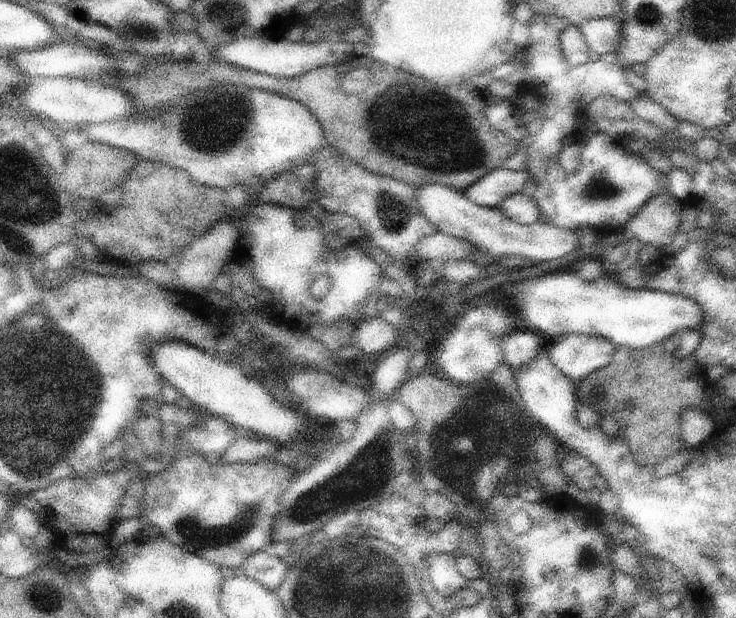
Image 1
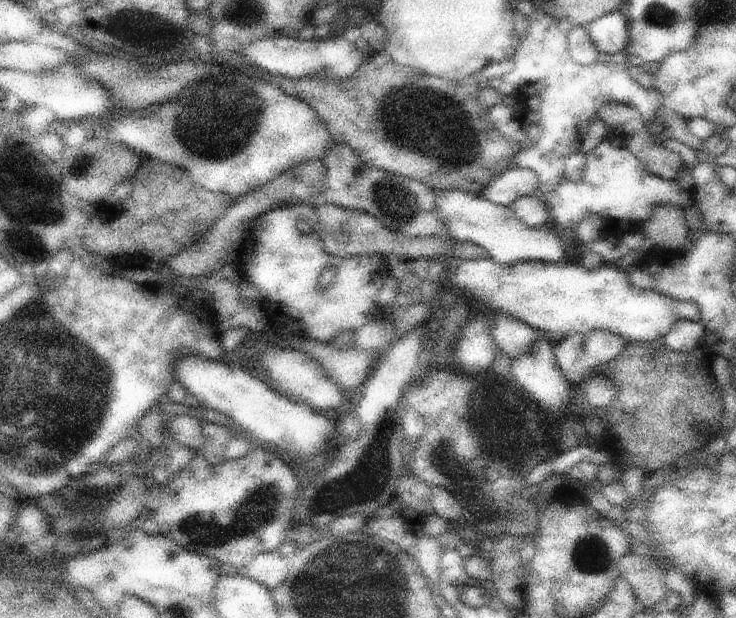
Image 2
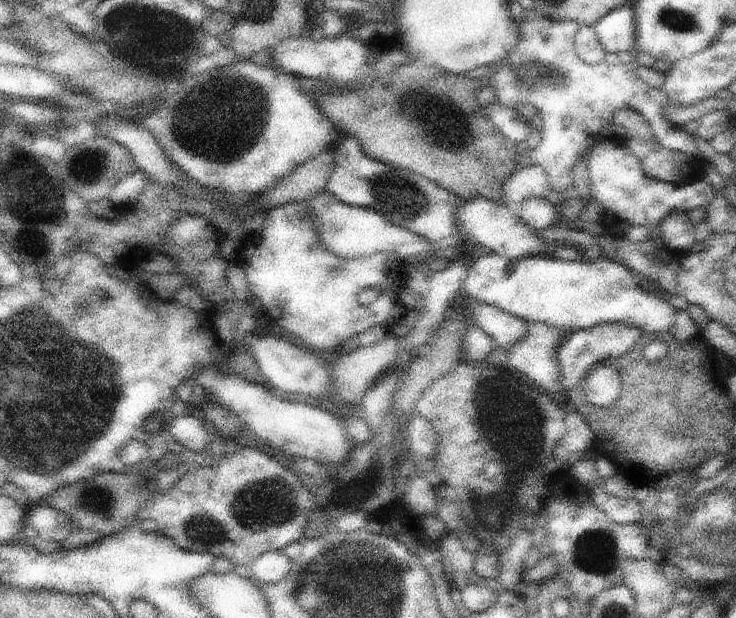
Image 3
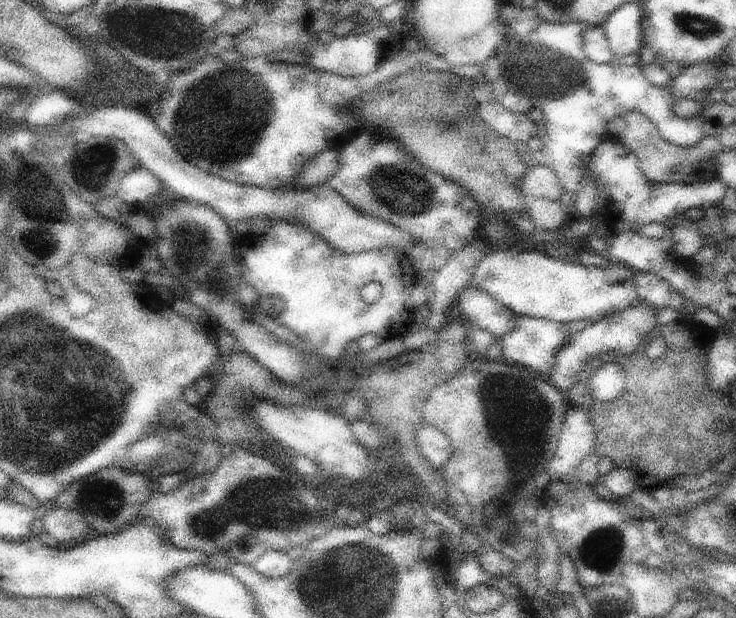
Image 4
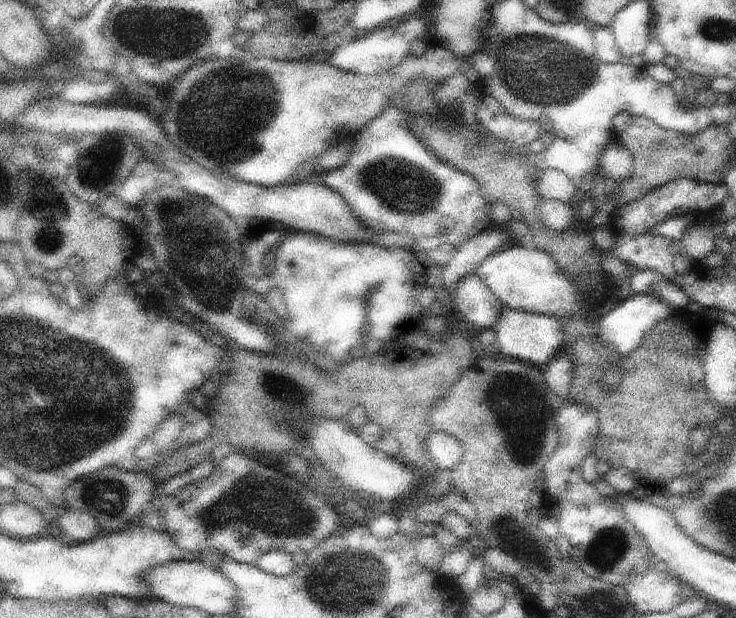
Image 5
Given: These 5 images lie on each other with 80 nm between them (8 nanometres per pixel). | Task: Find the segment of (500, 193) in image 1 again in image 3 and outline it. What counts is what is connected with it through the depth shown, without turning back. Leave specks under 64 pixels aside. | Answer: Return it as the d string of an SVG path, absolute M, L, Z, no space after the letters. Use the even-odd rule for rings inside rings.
M538 165L520 167L504 184L505 204L515 212L516 216L520 216L524 200L530 197L545 199L553 190L544 168Z

